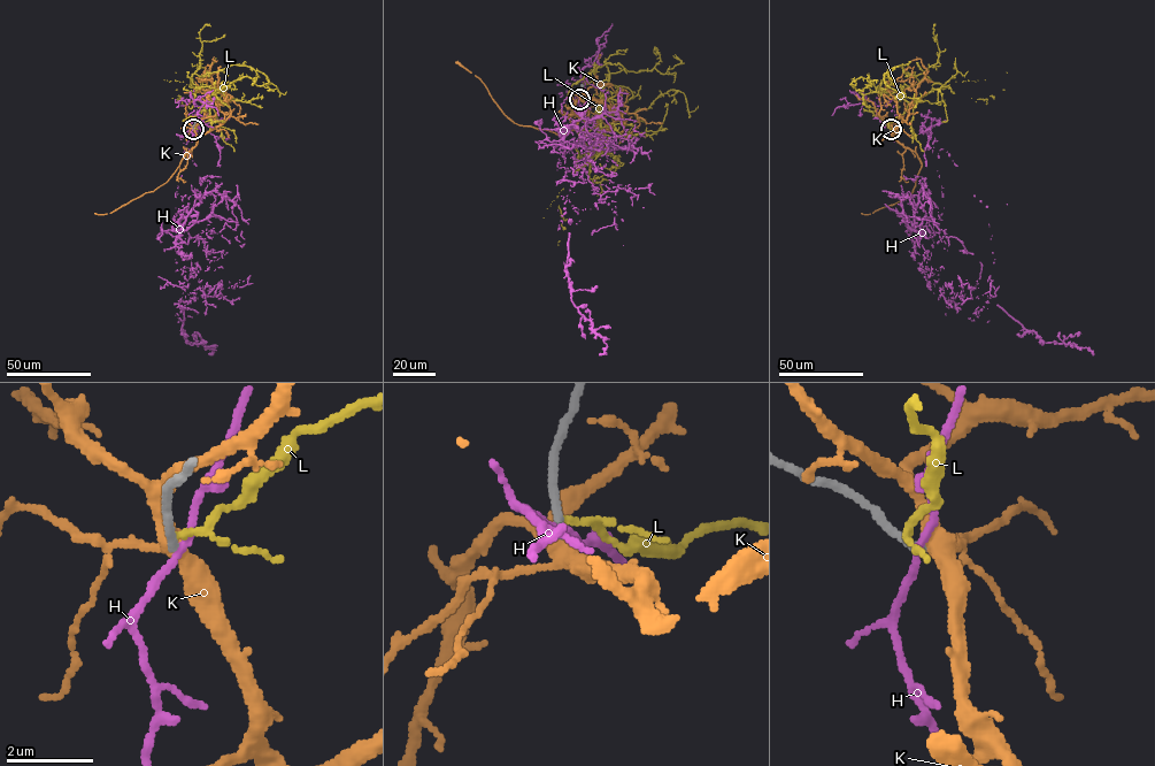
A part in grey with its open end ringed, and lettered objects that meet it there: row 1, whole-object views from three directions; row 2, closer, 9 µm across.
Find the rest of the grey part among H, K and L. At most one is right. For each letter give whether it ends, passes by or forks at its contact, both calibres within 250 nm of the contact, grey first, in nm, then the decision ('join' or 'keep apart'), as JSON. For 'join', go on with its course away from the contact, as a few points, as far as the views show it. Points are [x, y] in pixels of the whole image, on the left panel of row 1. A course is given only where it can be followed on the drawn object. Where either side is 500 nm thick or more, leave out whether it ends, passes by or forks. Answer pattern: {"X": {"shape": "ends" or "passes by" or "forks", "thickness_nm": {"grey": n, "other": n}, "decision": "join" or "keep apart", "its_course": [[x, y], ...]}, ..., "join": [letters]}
{"H": {"shape": "passes by", "thickness_nm": {"grey": 200, "other": 160}, "decision": "keep apart"}, "K": {"shape": "forks", "thickness_nm": {"grey": 190, "other": 360}, "decision": "keep apart"}, "L": {"shape": "passes by", "thickness_nm": {"grey": 220, "other": 100}, "decision": "keep apart"}, "join": []}

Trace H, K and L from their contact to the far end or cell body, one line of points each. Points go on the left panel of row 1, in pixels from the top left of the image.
H: (193, 129), (214, 135), (221, 176), (174, 242), (200, 281), (187, 304), (183, 289), (185, 342), (208, 353)
K: (193, 129), (197, 144), (166, 182), (110, 213), (94, 213)
L: (193, 128), (210, 120), (206, 91), (190, 84), (193, 74), (246, 66), (264, 74), (279, 92), (286, 91)

